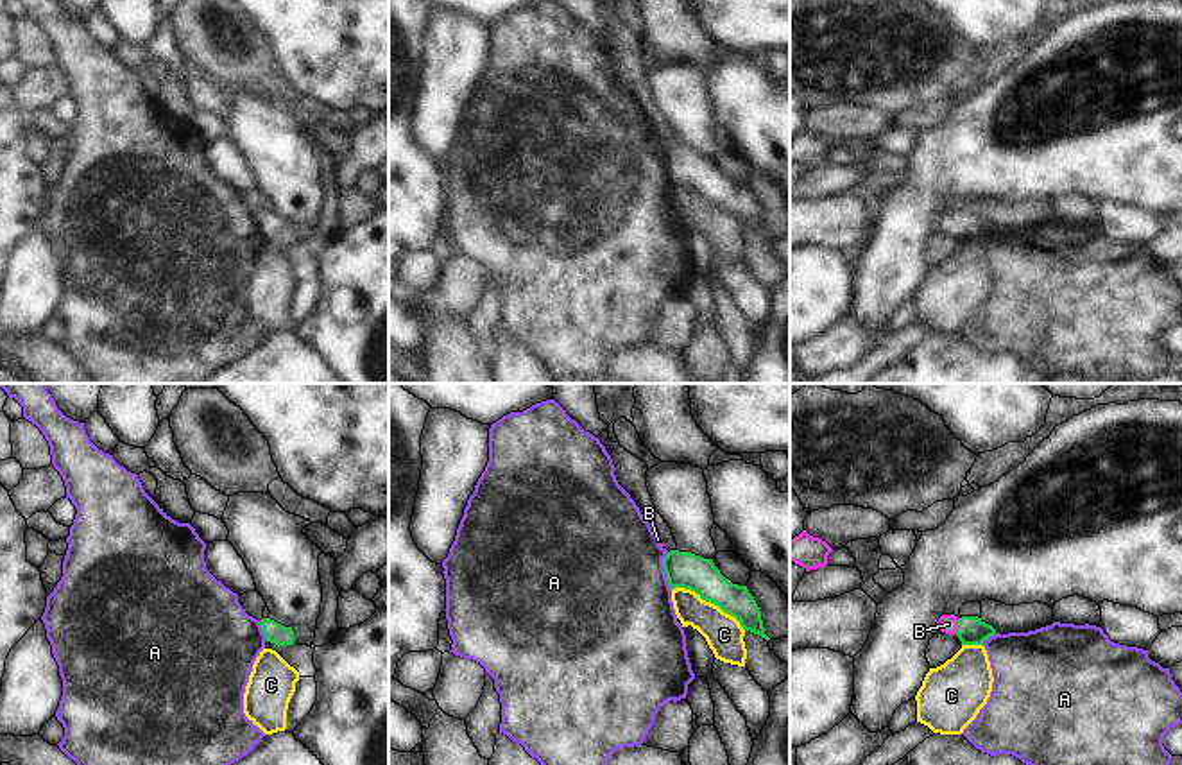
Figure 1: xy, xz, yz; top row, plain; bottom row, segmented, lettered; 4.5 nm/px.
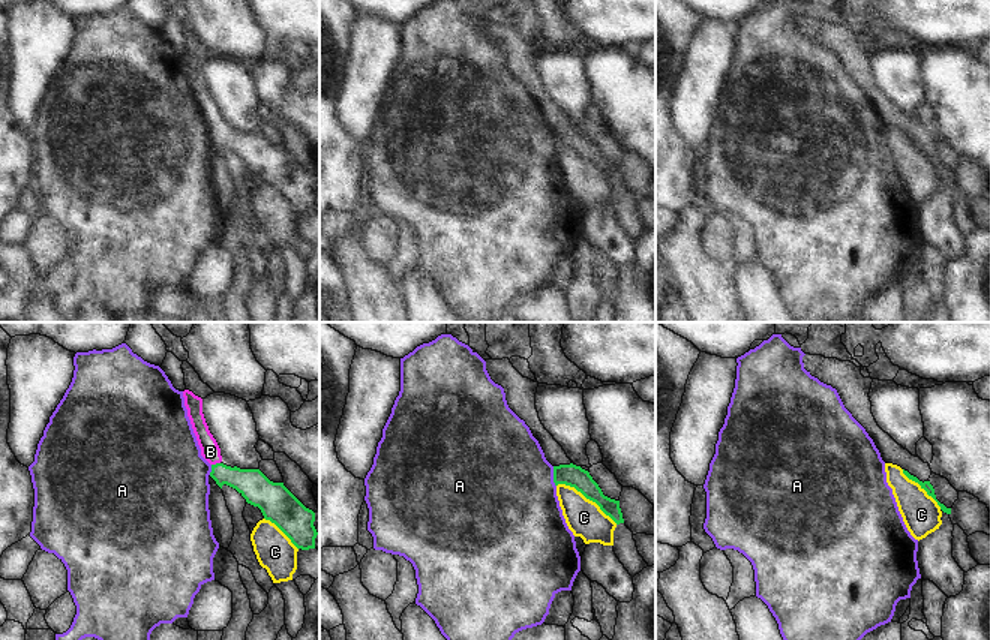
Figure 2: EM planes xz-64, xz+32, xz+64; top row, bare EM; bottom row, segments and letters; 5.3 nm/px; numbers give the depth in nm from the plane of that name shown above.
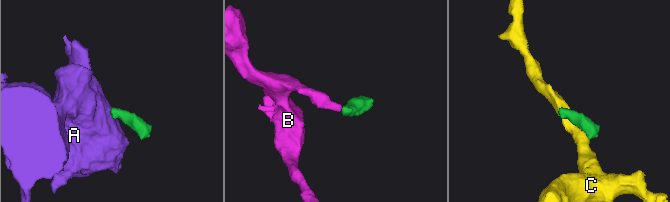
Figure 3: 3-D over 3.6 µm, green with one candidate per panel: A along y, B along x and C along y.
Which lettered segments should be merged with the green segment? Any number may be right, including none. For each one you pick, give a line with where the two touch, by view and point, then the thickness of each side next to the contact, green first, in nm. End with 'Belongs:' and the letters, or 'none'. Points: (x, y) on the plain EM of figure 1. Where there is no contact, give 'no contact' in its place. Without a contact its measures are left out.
B: contact yz (959, 224); calibres 130 and 90 nm
Belongs: B

